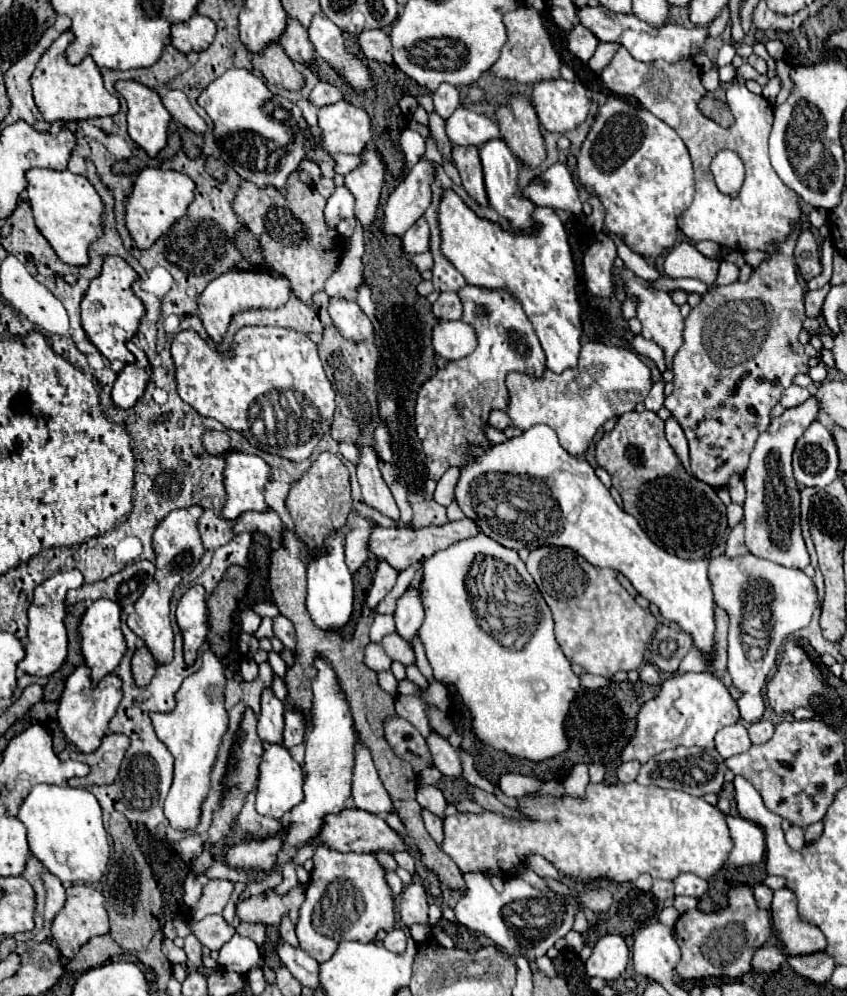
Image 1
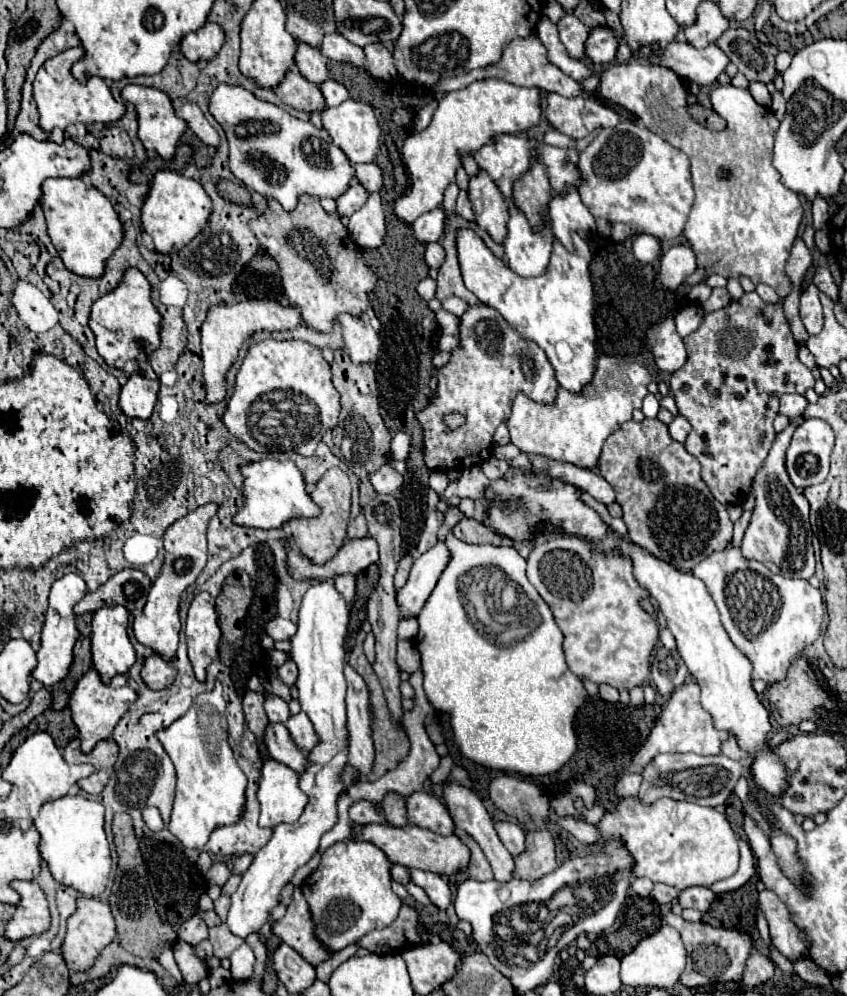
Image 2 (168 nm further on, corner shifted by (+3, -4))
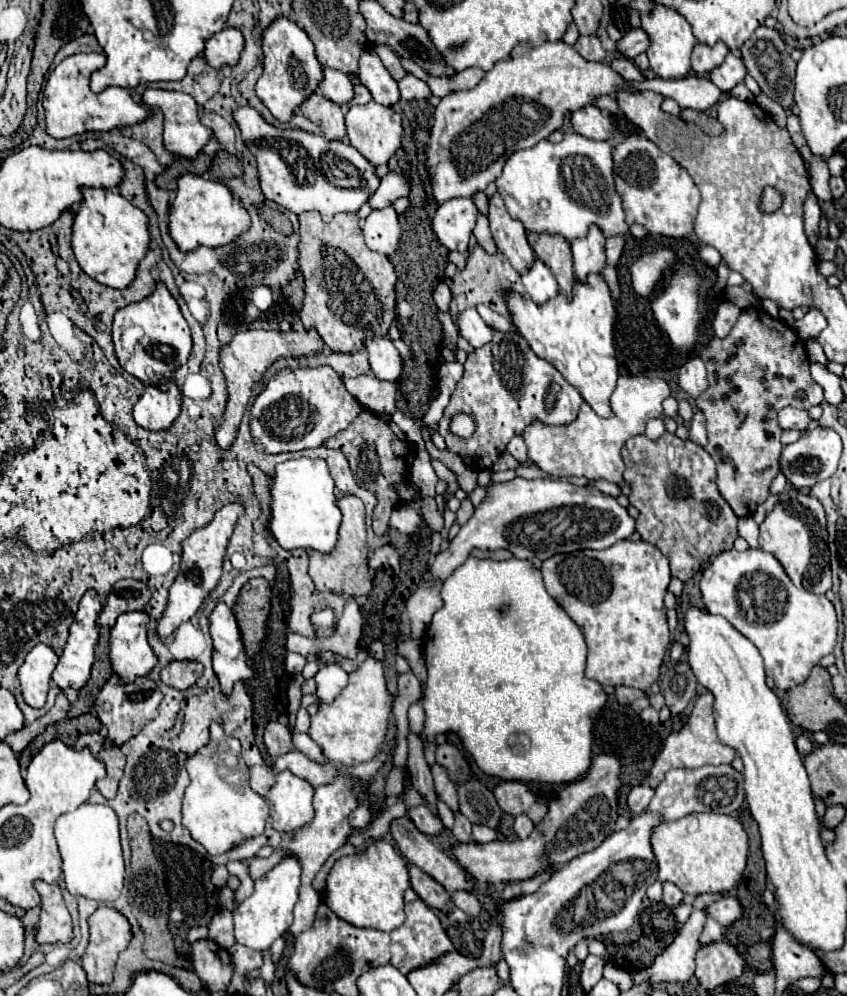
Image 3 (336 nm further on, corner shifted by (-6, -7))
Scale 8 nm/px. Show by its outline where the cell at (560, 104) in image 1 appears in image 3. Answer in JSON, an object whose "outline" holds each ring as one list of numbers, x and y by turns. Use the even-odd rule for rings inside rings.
{"outline":[[587,106,573,112,571,124,575,132,591,140,611,140,615,134,615,124,597,106]]}

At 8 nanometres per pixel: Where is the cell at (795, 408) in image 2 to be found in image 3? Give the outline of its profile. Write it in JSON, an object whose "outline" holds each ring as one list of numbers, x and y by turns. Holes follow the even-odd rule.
{"outline":[[787,406,787,408,779,410,777,422,779,422,779,426,781,426,783,430,791,430,791,428,793,428,793,430,805,432,805,430,809,428,809,424,811,424,811,418,809,418,809,414,807,414,805,410]]}

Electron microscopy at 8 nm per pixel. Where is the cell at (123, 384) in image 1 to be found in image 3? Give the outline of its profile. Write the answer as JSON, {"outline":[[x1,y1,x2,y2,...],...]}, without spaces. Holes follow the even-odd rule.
{"outline":[[175,382,167,392,149,386,145,394,139,398,139,402,135,404,133,418,145,430,151,432,169,430,181,412,181,398,183,394]]}

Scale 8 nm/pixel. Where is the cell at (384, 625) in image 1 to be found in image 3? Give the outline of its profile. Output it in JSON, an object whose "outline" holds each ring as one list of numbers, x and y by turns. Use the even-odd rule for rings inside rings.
{"outline":[[367,658,355,672,349,674,349,684,331,702,331,706,319,706,319,712,311,718,309,736,323,748,329,762,337,766,355,766,371,760,387,734,393,710,393,696,387,690,383,664,375,658]]}

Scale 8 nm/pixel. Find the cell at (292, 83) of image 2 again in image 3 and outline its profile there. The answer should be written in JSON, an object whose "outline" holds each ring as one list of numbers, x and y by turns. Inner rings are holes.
{"outline":[[311,94,303,104,301,112,305,118,309,118,313,124,317,124,323,132,323,138,327,140,343,140,345,138,345,112,339,104,319,96]]}

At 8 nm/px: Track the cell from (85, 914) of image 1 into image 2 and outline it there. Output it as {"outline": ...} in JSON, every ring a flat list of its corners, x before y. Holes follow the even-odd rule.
{"outline":[[78,897,78,909,74,915,68,917,68,927,66,927,66,937,62,943,62,957,66,959,66,965,70,971,84,971,94,965,94,959,98,953,116,937,114,929,114,919,110,913,110,905,100,899,92,897]]}

